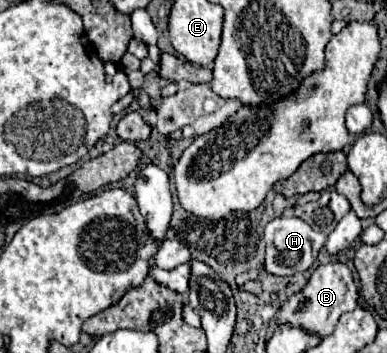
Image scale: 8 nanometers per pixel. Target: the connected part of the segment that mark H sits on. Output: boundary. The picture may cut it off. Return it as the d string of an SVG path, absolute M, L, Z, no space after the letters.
M281 216L271 220L265 226L265 244L267 244L267 258L265 270L275 276L293 276L297 272L305 272L317 258L319 250L323 248L327 236L323 232L313 230L305 220L295 216Z

